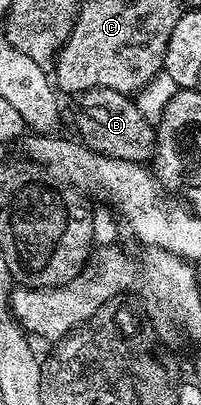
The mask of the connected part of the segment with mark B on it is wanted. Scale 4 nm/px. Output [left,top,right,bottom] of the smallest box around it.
[79,88,157,164]

